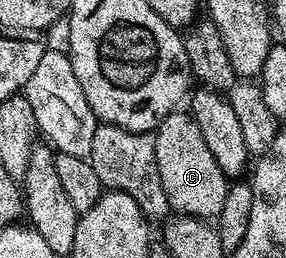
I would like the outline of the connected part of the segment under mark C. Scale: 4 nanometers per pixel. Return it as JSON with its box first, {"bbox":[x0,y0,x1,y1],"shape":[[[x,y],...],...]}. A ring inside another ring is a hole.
{"bbox":[154,112,229,222],"shape":[[[171,112],[154,129],[157,174],[161,174],[161,186],[165,186],[172,213],[211,222],[221,214],[221,206],[225,206],[229,177],[217,166],[205,138],[201,138],[201,126],[197,126],[194,115],[184,112]]]}

